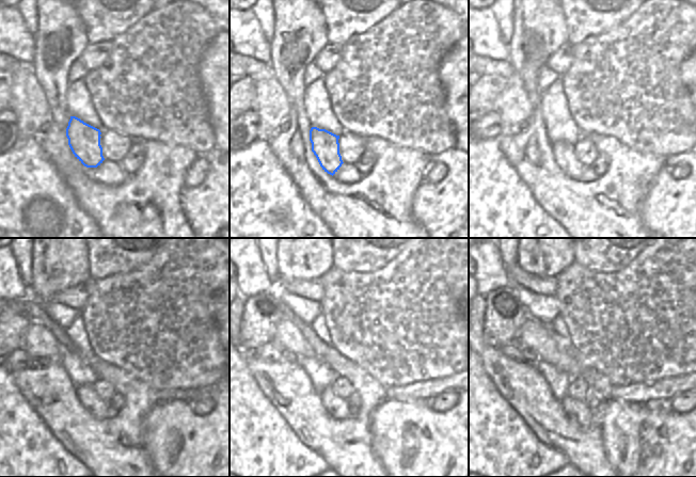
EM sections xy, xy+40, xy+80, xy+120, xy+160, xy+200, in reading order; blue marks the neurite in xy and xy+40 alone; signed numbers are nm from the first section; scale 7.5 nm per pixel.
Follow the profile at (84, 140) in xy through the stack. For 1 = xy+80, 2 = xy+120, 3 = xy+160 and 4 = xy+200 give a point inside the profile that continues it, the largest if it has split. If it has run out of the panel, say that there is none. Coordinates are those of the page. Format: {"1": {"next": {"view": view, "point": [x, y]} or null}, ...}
{"1": {"next": {"view": "xy+80", "point": [564, 152]}}, "2": {"next": {"view": "xy+120", "point": [97, 408]}}, "3": {"next": {"view": "xy+160", "point": [338, 408]}}, "4": {"next": {"view": "xy+200", "point": [578, 411]}}}

